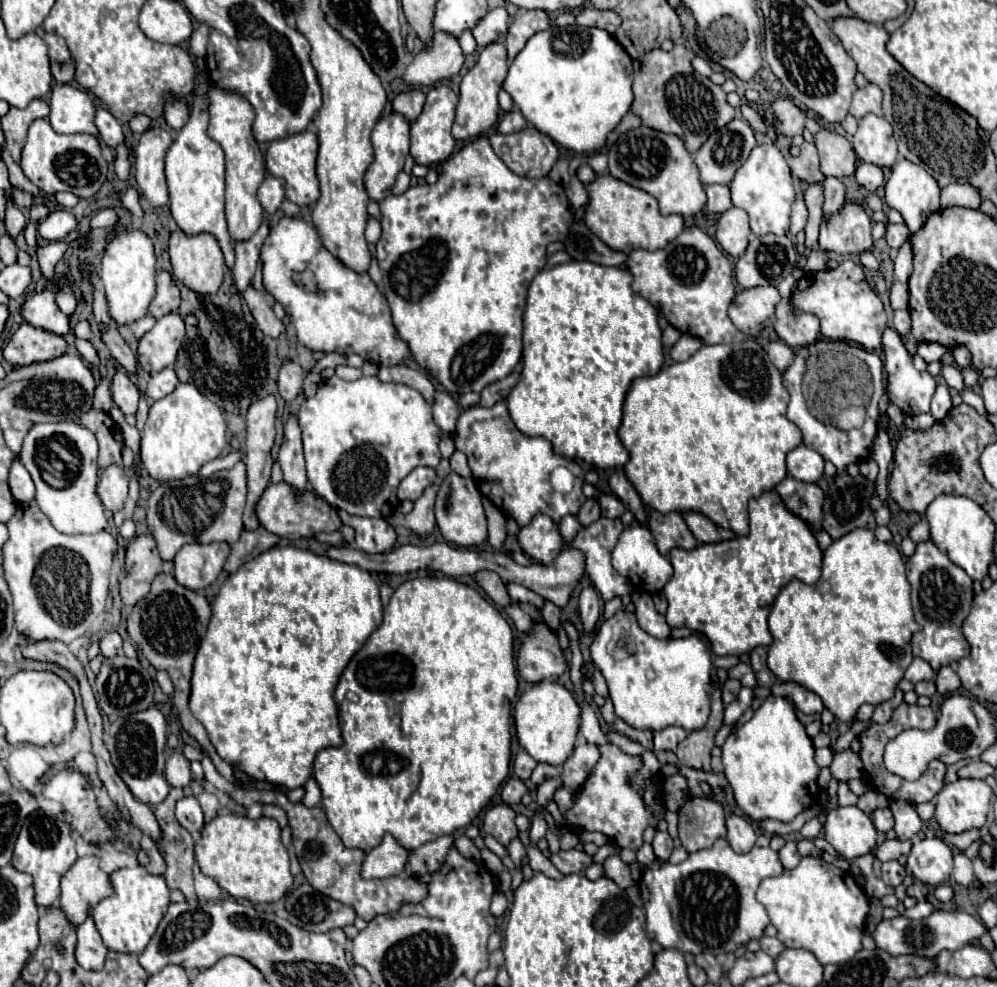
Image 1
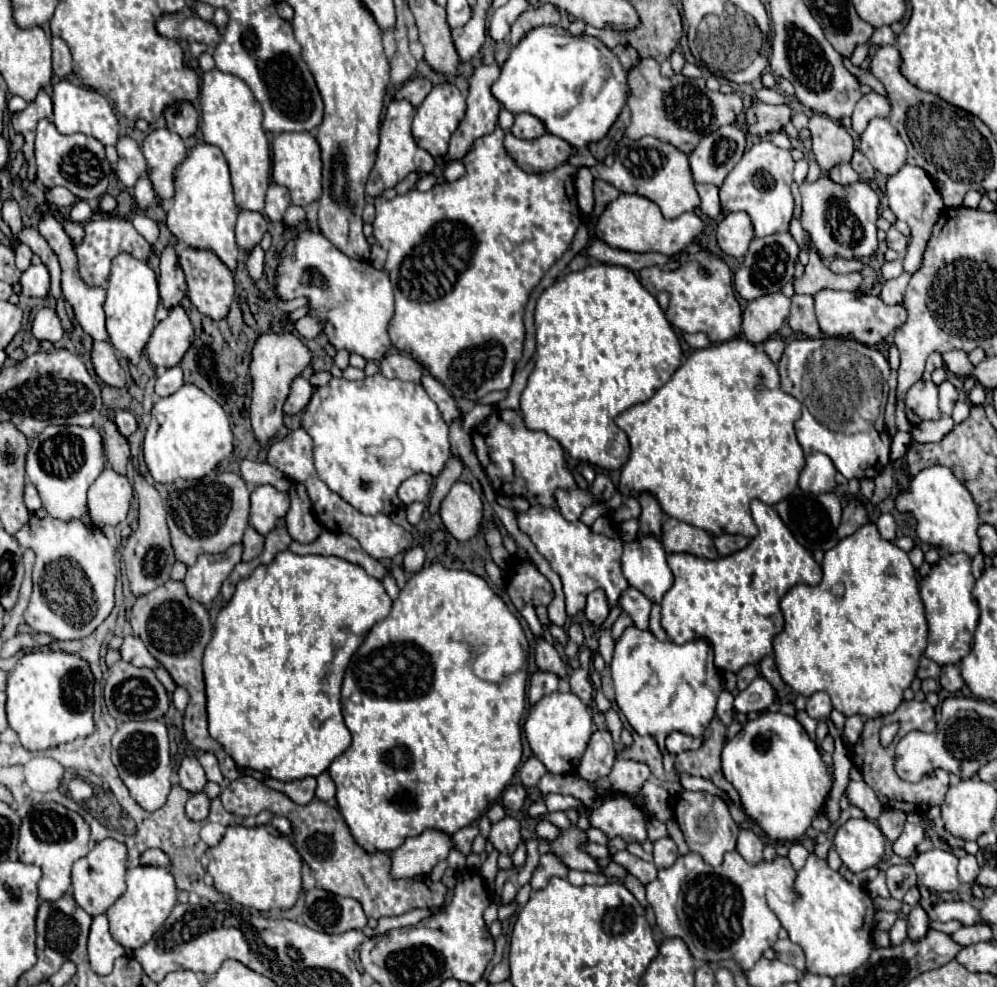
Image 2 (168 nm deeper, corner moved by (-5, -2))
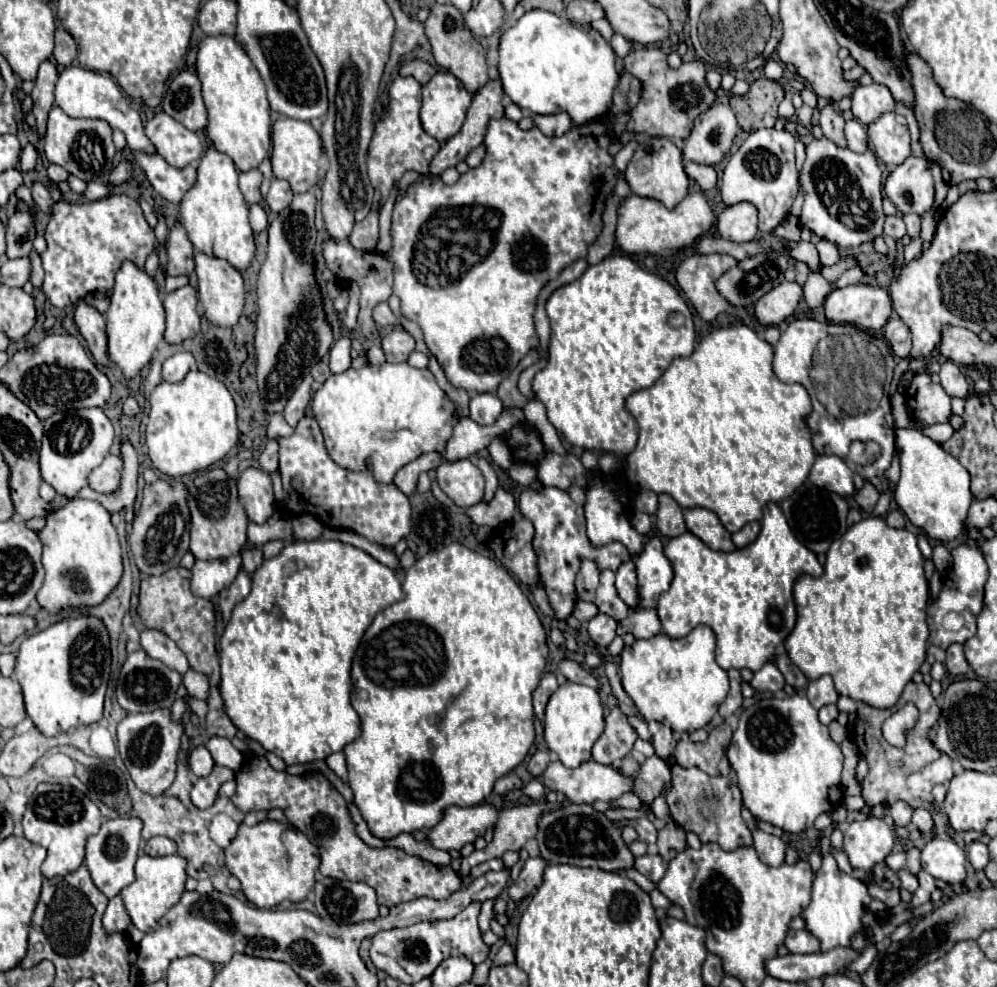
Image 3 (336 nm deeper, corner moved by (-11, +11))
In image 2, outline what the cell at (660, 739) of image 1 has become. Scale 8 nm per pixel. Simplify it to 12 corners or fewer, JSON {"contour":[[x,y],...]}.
{"contour":[[670,733],[664,747],[670,753],[682,753],[686,749],[698,749],[702,739]]}

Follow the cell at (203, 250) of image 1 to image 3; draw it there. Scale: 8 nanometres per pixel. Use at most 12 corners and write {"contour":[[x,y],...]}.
{"contour":[[196,252],[204,316],[232,328],[242,316],[242,274]]}

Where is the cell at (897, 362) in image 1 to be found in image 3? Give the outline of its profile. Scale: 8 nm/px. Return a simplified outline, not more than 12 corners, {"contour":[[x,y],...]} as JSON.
{"contour":[[928,374],[912,378],[920,428],[948,422],[950,396]]}

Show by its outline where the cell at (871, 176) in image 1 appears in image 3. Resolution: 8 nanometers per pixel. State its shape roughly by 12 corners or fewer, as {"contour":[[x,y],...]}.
{"contour":[[846,120],[844,136],[852,152],[868,150],[868,134],[858,120]]}

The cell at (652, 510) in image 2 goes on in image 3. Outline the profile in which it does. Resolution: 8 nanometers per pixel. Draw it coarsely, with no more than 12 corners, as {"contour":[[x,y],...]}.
{"contour":[[660,494],[656,526],[664,536],[684,534],[684,512]]}

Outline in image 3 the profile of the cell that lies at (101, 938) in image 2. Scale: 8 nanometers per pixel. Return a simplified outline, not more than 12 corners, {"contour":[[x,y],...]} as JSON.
{"contour":[[120,896],[104,912],[108,932],[124,932],[130,916]]}

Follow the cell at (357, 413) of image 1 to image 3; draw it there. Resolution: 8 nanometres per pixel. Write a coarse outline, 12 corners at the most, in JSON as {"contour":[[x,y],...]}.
{"contour":[[406,362],[330,376],[312,398],[332,460],[392,482],[442,454],[454,406]]}

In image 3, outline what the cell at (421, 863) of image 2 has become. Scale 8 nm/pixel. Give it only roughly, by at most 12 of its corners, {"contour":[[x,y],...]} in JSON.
{"contour":[[490,804],[448,808],[430,830],[440,850],[460,850],[494,828]]}

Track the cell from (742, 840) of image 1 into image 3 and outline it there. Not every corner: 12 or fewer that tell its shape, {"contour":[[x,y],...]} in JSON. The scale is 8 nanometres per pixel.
{"contour":[[762,830],[754,834],[754,848],[768,866],[782,866],[786,842]]}

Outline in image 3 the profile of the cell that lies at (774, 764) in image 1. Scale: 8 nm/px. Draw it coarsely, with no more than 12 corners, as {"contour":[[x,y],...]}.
{"contour":[[804,694],[740,714],[744,806],[790,834],[840,806],[842,752]]}

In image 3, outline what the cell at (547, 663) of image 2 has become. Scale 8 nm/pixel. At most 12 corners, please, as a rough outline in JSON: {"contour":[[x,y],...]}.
{"contour":[[564,658],[558,672],[572,682],[600,690],[600,680],[592,672]]}

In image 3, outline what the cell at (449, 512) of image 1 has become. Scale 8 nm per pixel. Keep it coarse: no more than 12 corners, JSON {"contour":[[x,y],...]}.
{"contour":[[468,458],[442,460],[436,480],[462,508],[484,498],[484,476]]}

